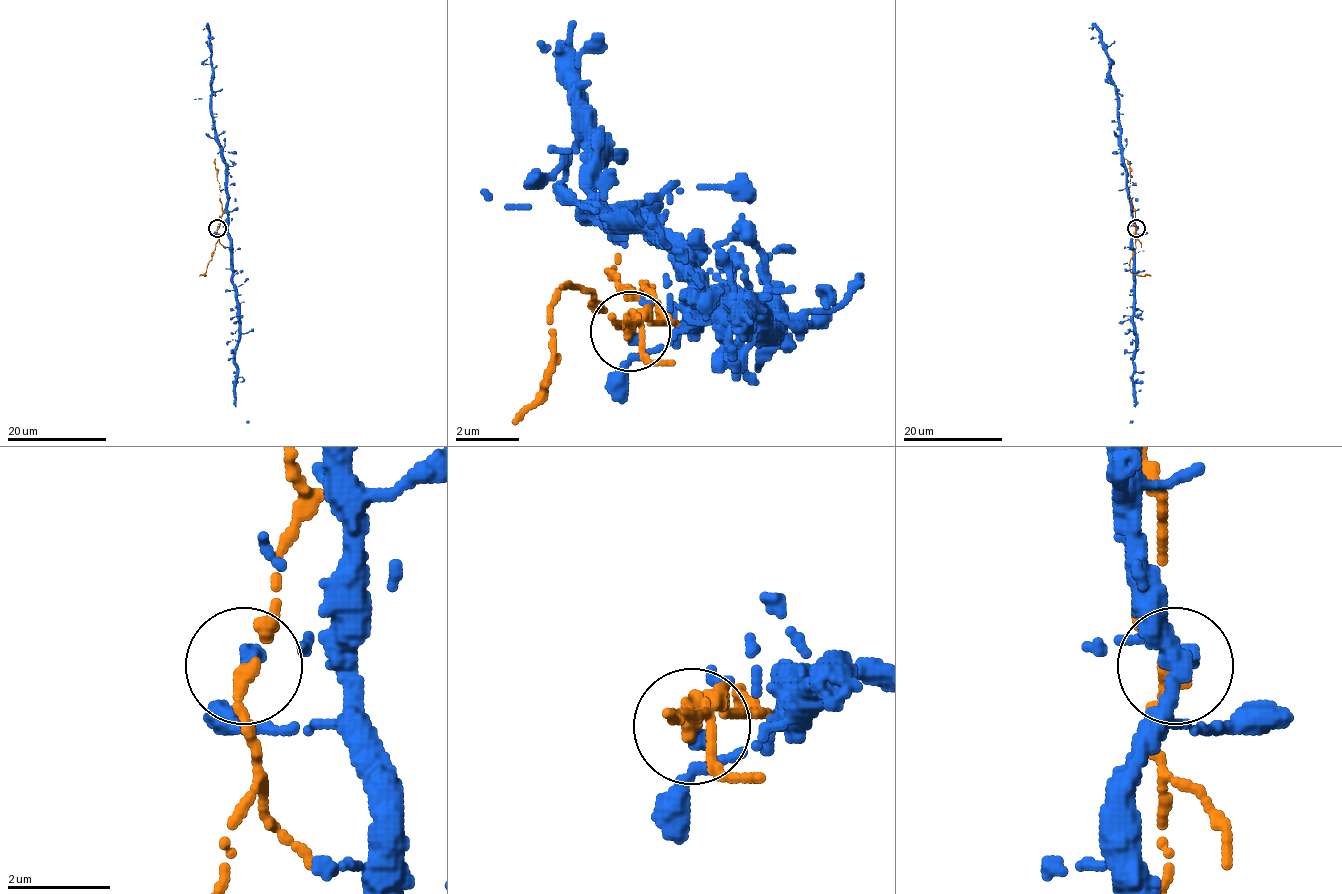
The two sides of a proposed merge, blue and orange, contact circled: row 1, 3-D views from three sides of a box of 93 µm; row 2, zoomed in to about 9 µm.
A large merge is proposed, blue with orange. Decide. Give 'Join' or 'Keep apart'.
Join

